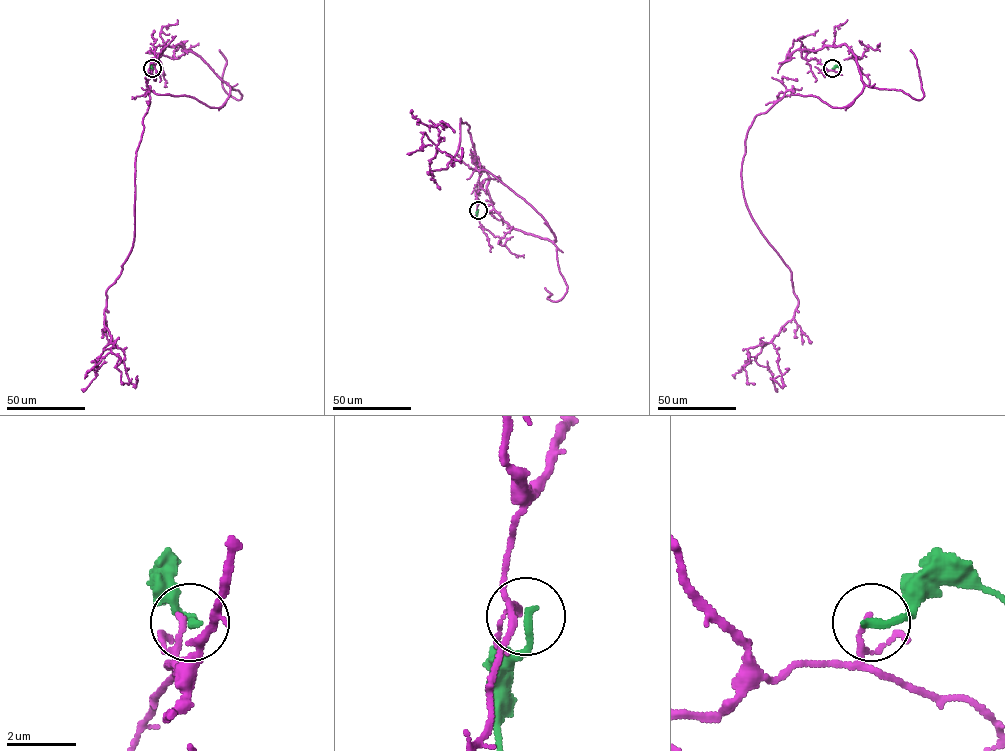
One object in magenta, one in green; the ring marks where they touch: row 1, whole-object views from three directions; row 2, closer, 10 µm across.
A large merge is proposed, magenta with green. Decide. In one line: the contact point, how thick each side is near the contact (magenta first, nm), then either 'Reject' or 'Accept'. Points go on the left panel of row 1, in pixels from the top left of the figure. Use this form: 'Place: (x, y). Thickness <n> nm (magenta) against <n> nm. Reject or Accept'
Place: (152, 68). Thickness 160 nm (magenta) against 240 nm. Reject

